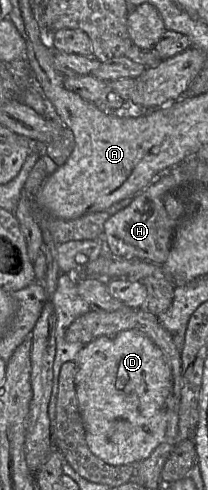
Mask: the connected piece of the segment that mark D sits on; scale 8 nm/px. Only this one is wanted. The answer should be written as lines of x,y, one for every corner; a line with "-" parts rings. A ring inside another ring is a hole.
136,329
123,330
116,335
100,336
86,344
77,354
74,361
77,365
75,389
78,408
85,429
86,443
90,451
99,459
112,466
137,465
147,459
151,453
165,440
167,431
166,399
171,392
170,373
160,348
153,341

